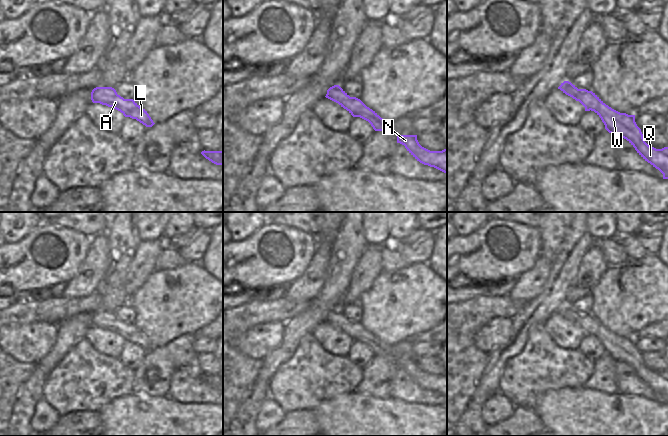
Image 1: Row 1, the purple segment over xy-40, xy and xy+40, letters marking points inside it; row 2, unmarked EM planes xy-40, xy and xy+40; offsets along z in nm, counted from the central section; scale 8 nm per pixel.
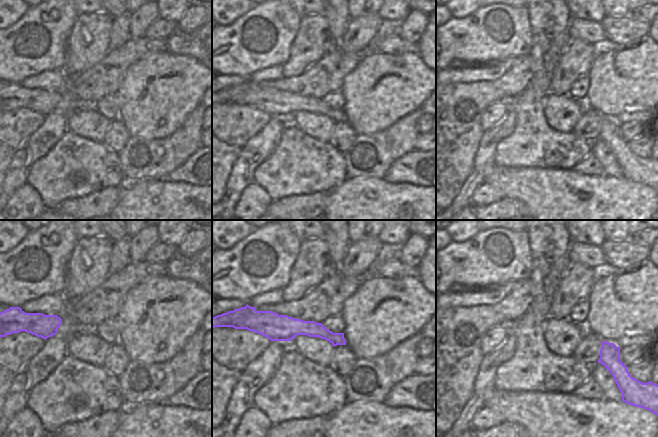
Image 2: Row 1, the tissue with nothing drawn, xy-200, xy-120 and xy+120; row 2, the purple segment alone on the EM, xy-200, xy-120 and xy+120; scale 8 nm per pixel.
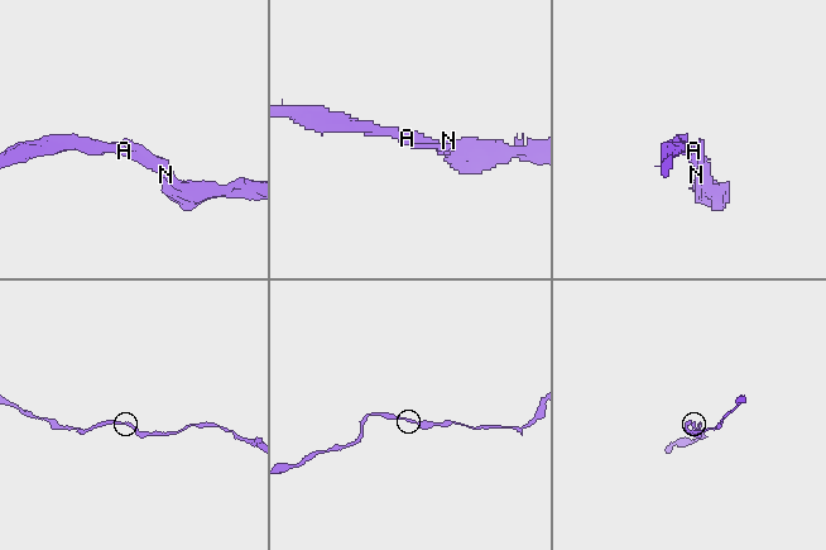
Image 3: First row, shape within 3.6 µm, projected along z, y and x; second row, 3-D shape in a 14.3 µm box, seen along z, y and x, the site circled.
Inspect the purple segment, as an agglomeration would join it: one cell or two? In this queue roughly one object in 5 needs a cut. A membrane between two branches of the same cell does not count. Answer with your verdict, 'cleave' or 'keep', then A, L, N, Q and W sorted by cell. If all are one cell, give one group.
keep | A L N Q W

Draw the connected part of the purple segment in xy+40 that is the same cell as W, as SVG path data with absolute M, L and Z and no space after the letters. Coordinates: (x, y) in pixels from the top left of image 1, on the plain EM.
M569 305L561 307L558 313L579 325L585 331L585 335L594 335L611 359L626 363L645 385L663 398L663 403L668 403L668 371L662 373L650 371L635 346L635 339L620 337L612 333L592 315L578 313Z

